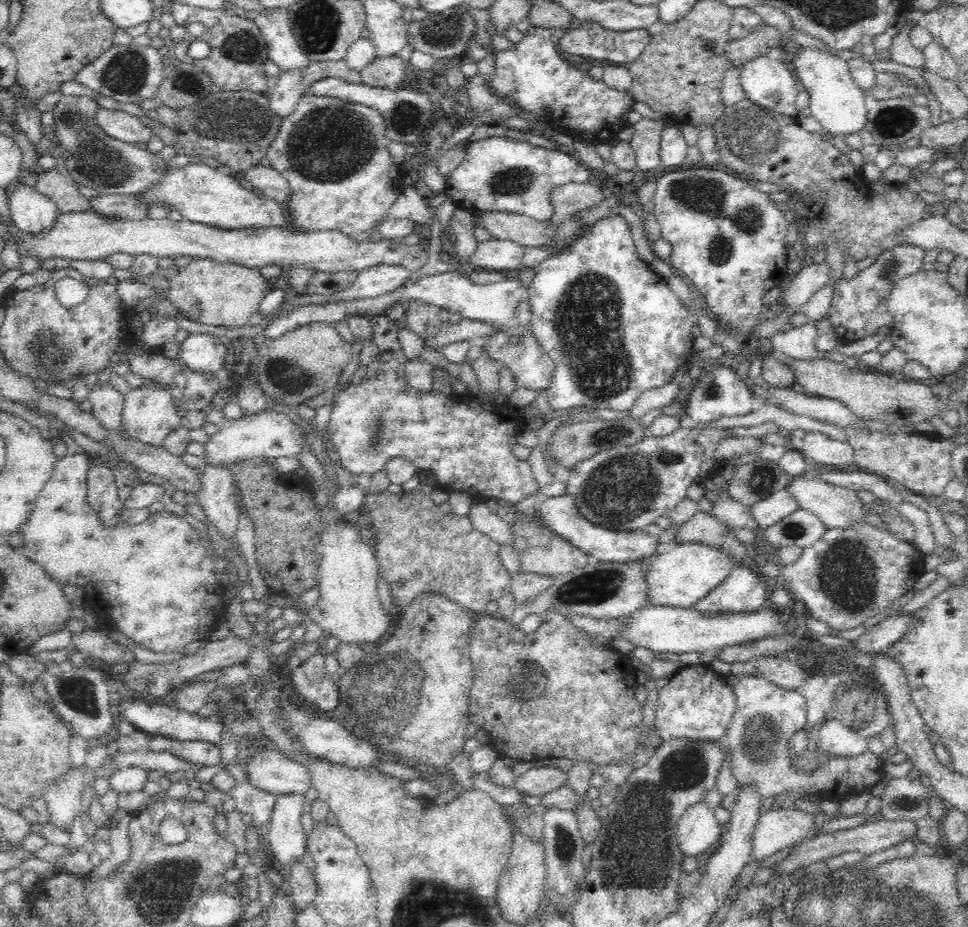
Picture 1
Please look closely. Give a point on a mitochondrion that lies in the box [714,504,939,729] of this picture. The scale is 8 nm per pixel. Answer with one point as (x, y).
(845, 576)

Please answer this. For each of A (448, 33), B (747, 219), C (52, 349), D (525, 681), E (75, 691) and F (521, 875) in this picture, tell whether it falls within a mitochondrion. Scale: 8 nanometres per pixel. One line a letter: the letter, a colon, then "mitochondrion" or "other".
A: mitochondrion
B: mitochondrion
C: mitochondrion
D: mitochondrion
E: mitochondrion
F: other

